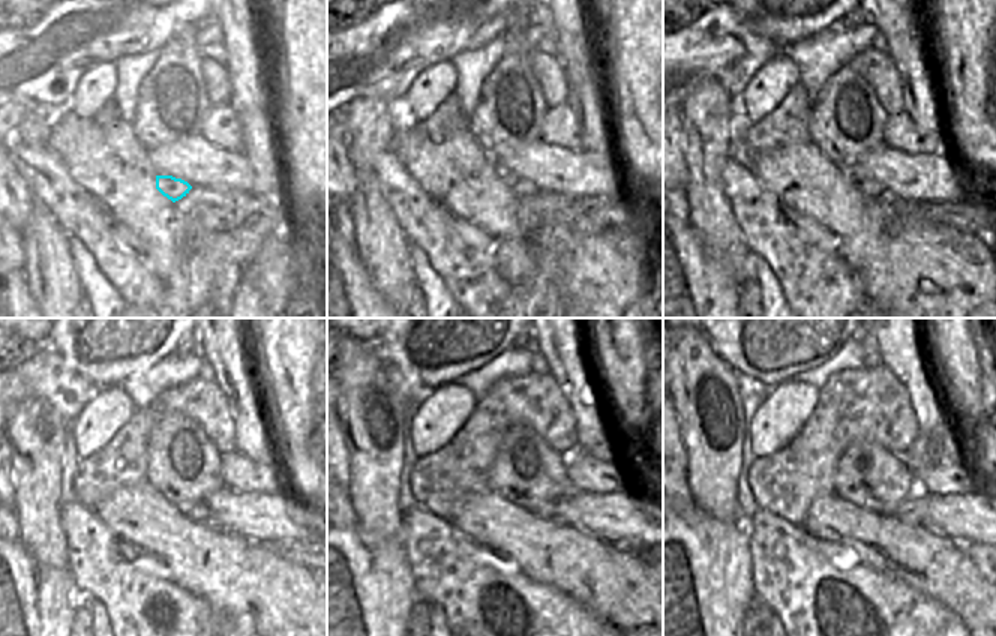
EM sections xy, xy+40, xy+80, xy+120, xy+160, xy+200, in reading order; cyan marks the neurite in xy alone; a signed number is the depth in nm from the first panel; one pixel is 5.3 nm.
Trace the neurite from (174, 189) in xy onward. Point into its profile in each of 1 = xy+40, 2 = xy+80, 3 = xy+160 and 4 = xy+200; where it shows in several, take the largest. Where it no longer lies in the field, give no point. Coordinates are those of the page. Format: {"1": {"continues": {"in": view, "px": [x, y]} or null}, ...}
{"1": {"continues": {"in": "xy+40", "px": [521, 188]}}, "2": {"continues": {"in": "xy+80", "px": [867, 186]}}, "3": {"continues": {"in": "xy+160", "px": [558, 512]}}, "4": {"continues": {"in": "xy+200", "px": [914, 510]}}}

